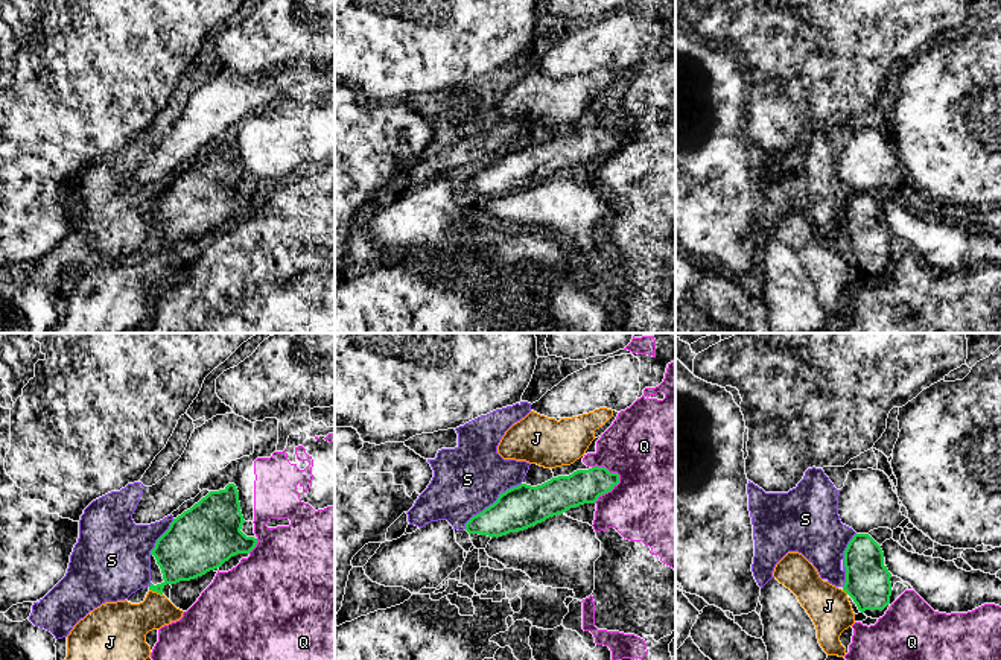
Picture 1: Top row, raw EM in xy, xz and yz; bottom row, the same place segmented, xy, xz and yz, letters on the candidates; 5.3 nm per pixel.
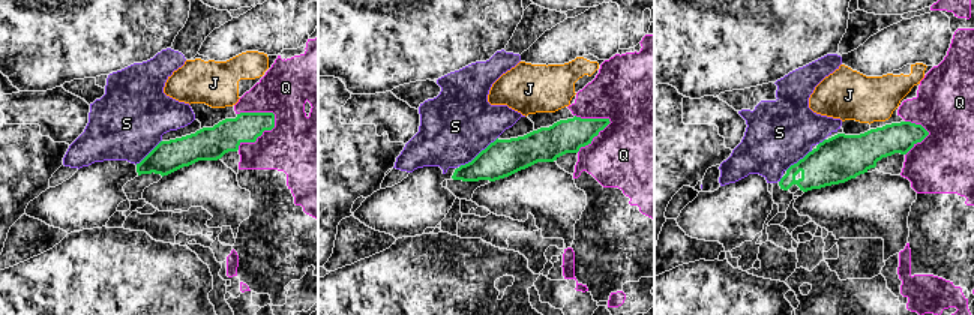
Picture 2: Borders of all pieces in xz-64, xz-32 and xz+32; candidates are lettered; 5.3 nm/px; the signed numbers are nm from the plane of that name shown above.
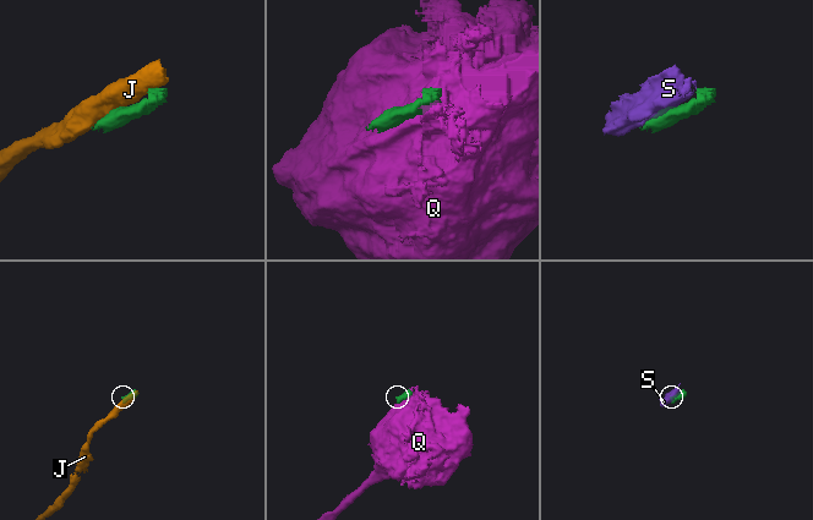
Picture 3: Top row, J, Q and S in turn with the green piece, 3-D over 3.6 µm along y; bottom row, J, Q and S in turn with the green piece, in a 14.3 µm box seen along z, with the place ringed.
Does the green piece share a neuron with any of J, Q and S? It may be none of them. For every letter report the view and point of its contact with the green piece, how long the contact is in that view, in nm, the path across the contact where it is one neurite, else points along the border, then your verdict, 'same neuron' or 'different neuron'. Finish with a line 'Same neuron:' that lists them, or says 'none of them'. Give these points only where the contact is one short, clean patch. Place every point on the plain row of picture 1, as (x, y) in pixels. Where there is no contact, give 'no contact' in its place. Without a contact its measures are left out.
J: meets green in xy at (155, 250); contact 80 nm long; different neuron
Q: meets green in xz at (618, 140); contact 200 nm long; different neuron
S: meets green in xz at (490, 164); contact 380 nm long; different neuron
Same neuron: none of them

